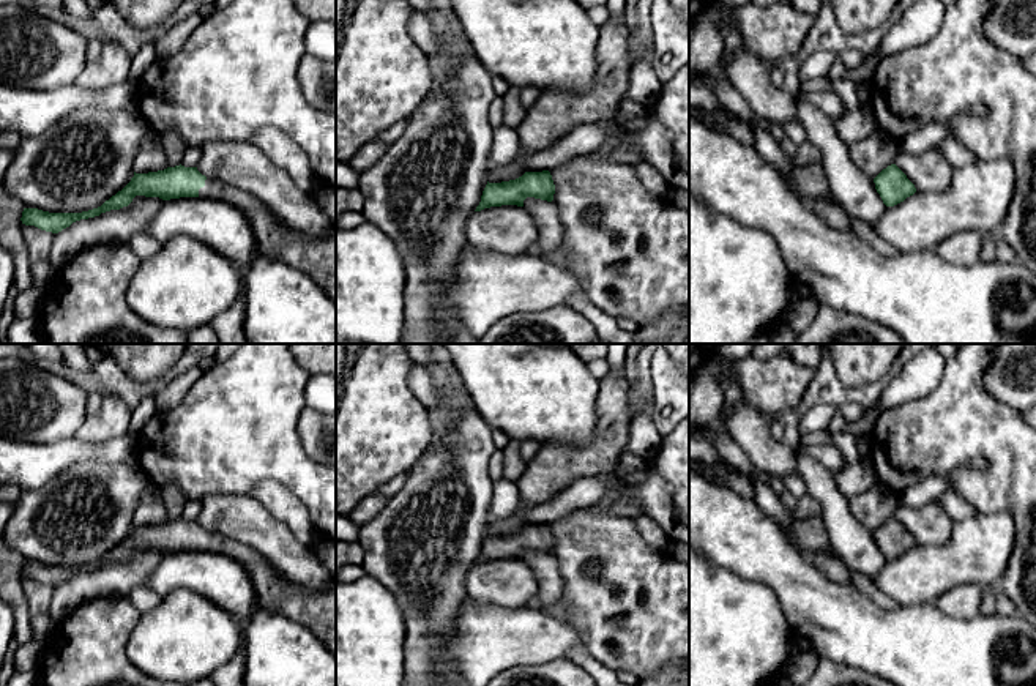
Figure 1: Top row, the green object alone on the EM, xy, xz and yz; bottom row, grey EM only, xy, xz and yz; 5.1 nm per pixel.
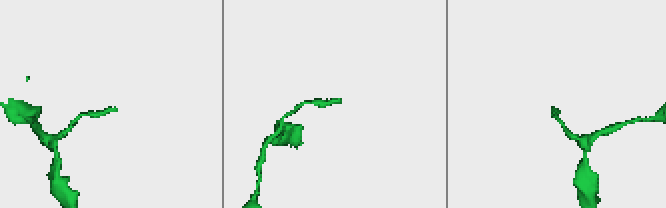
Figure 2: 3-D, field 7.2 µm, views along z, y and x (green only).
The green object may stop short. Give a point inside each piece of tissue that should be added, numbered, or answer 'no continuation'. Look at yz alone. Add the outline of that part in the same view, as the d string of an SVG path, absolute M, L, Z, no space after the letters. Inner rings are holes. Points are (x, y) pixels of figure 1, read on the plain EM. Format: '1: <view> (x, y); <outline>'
no continuation

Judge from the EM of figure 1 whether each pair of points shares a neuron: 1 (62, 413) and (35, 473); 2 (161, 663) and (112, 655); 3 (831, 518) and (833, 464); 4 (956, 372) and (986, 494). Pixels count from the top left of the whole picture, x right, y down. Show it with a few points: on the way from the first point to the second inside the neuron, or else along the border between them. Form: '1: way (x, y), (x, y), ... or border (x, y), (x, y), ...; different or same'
1: border (74, 434), (52, 442), (16, 440); different
2: border (137, 622), (126, 645), (126, 656), (139, 669); different
3: border (801, 453), (817, 459), (834, 477); different
4: way (961, 402), (961, 409), (994, 442), (994, 464); same

